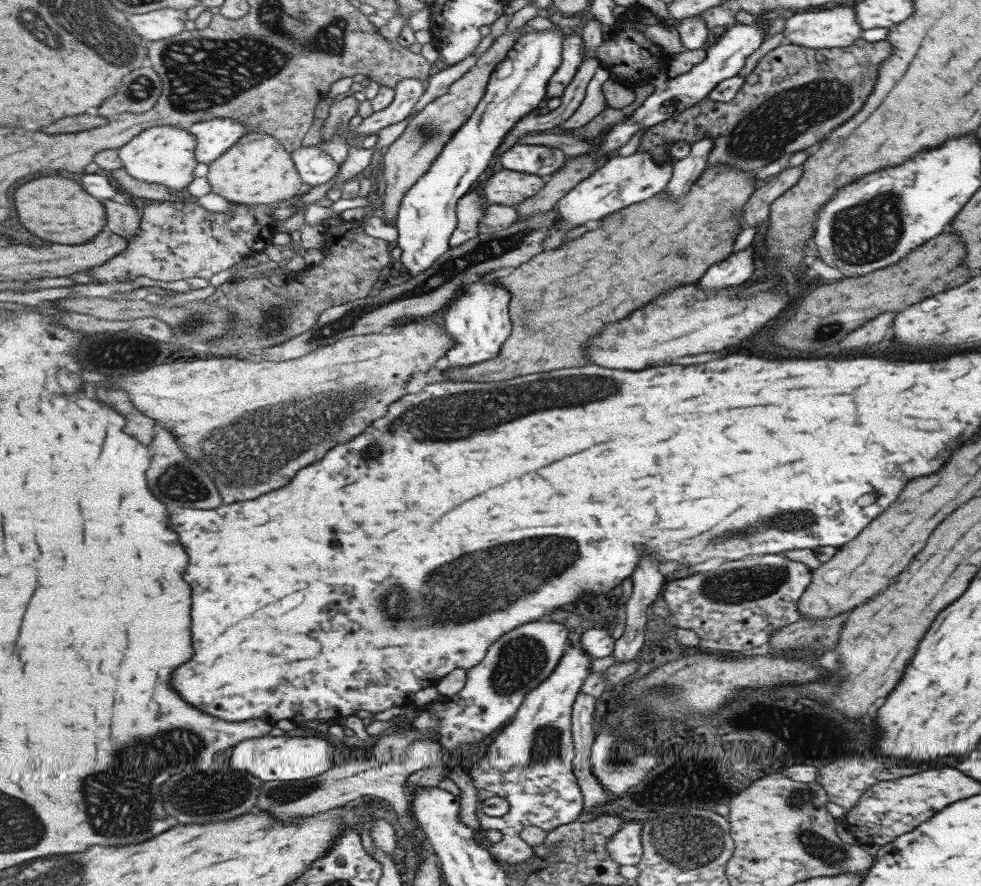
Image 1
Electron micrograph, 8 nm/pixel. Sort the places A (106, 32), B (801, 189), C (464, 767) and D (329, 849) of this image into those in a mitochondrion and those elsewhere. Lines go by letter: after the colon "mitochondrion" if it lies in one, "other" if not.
A: mitochondrion
B: other
C: other
D: other

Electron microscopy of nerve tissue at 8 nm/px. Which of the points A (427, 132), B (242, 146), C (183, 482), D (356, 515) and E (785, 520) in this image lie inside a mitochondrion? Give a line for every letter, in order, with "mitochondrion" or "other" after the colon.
A: mitochondrion
B: other
C: mitochondrion
D: other
E: mitochondrion

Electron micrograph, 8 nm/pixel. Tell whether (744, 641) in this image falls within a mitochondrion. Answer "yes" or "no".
no

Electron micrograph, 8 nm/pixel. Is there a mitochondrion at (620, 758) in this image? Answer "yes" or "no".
yes

